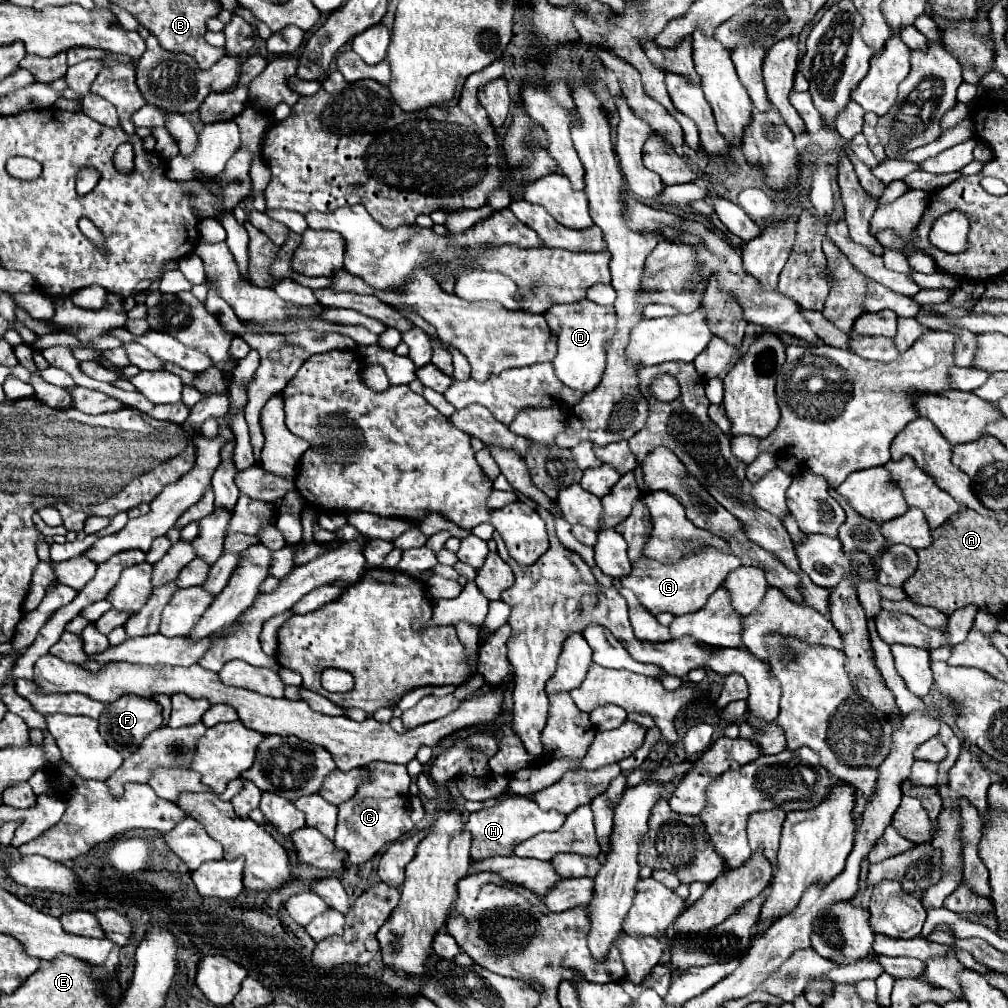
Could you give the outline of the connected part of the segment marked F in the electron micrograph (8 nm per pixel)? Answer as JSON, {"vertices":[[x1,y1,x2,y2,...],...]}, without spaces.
{"vertices":[[123,695,121,699,117,699,115,703,105,705,101,717,99,717,99,733,103,735,103,739,115,747,119,753,123,755,131,755,137,751,137,747,143,743,143,739,159,729,163,723,161,717,161,705,153,699,143,699,137,695]]}

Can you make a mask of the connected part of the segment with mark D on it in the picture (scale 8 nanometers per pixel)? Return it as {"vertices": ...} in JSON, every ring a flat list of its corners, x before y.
{"vertices":[[593,285,593,287,589,287,587,297,591,301,581,299,577,303,569,303,569,305,553,305,545,313,545,321,557,333,559,349,553,359,555,375,561,379,563,385,577,389,581,393,593,391,597,387,597,383,601,381,601,375,605,371,603,343,613,337,615,321,617,321,613,307,603,307,603,305,613,305,613,301,615,301,615,291,611,285]]}

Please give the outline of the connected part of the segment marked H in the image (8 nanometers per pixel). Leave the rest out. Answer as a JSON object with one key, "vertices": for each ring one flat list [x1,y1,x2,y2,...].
{"vertices":[[507,795,499,799,497,805,489,809,481,809,477,813,469,815,469,821,465,827,473,833,473,845,471,845,471,859,487,859,489,855,511,855,513,847,541,831,555,831,563,825,565,815,559,811,541,811,537,803,529,797,521,795]]}

